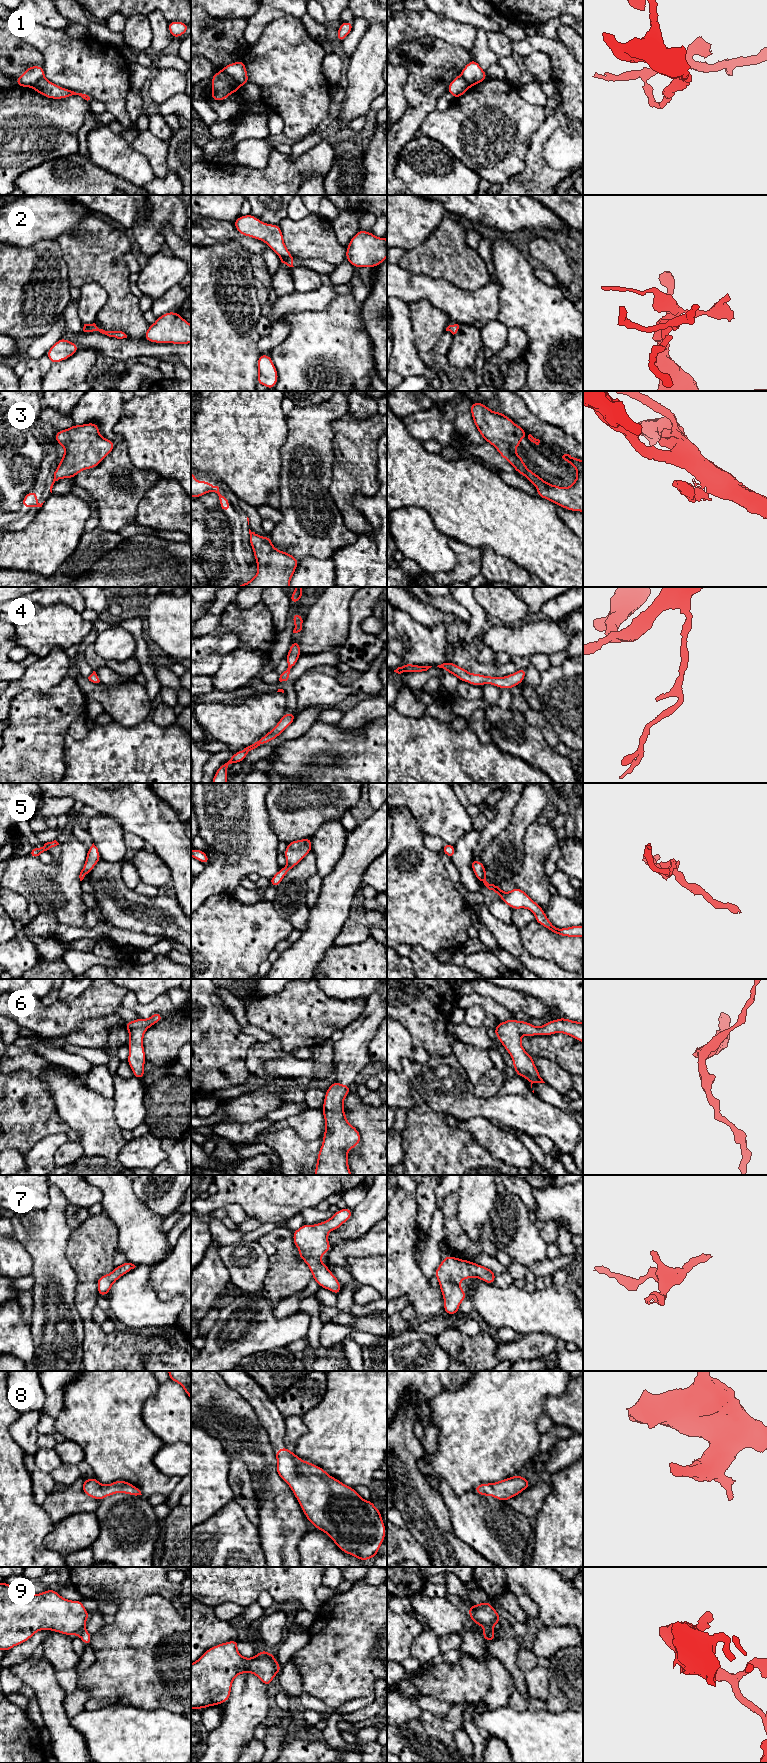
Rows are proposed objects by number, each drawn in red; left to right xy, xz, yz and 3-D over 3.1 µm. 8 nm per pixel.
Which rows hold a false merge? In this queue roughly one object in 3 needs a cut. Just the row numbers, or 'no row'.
1, 2, 3, 9

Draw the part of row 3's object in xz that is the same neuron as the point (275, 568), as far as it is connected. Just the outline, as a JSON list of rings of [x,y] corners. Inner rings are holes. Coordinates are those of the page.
[[[251,532],[250,544],[258,571],[249,582],[236,587],[290,587],[290,580],[299,563],[297,558],[277,550],[270,535],[262,537]]]

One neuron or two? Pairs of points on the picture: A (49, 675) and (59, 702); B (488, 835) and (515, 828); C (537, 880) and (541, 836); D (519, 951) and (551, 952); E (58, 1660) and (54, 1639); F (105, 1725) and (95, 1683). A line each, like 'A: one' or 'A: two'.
A: two
B: two
C: one
D: two
E: one
F: two

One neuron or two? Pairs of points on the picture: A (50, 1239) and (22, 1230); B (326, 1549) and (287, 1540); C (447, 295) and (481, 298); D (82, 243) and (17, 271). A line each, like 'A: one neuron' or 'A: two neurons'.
A: one neuron
B: two neurons
C: one neuron
D: two neurons

